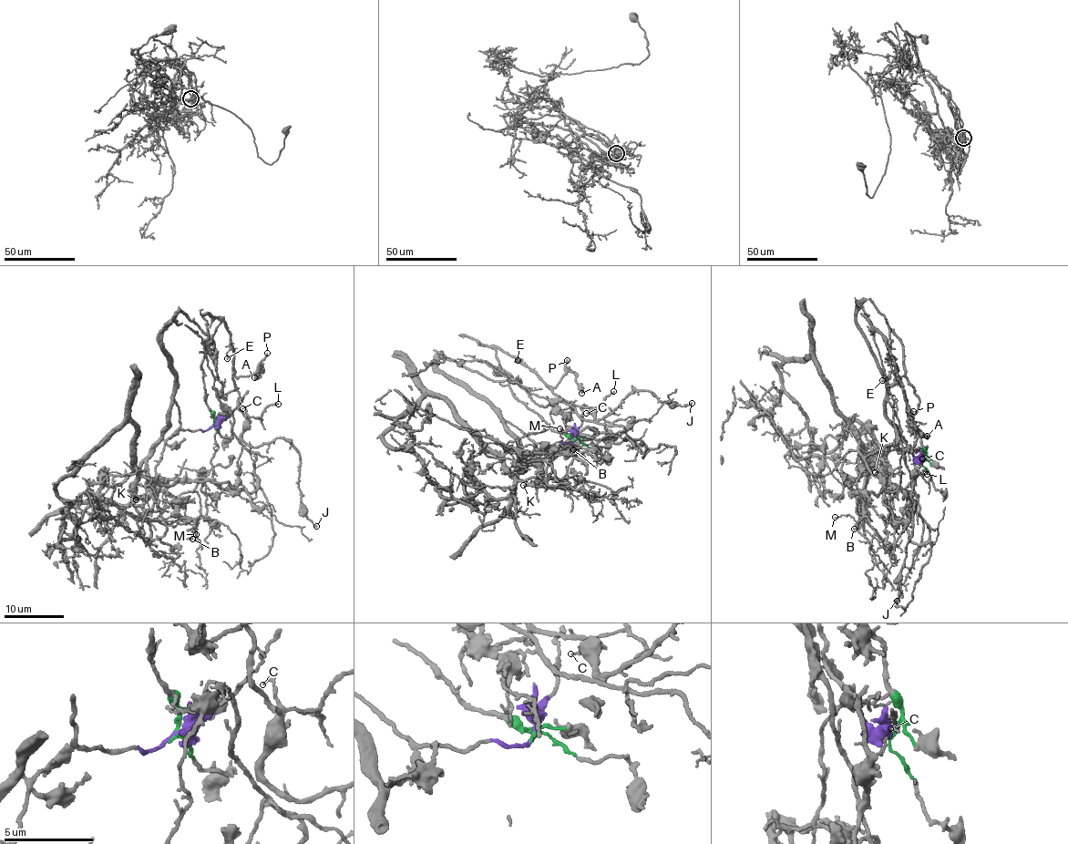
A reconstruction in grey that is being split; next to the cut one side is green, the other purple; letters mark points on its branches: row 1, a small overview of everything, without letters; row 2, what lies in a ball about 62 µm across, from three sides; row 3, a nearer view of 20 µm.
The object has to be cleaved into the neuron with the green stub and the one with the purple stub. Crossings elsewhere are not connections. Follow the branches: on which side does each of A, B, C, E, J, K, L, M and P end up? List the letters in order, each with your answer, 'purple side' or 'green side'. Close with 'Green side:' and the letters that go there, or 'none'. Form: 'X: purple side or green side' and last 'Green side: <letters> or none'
A: green side
B: purple side
C: green side
E: green side
J: green side
K: purple side
L: green side
M: purple side
P: green side
Green side: A, C, E, J, L, P

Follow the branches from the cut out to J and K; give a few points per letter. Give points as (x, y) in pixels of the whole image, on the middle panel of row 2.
J: (573, 439), (515, 396), (497, 348), (563, 400), (590, 408), (596, 420), (644, 390), (673, 407), (692, 403)
K: (573, 439), (564, 444), (537, 444), (522, 469), (518, 468), (535, 466), (545, 479), (536, 488), (523, 484)

